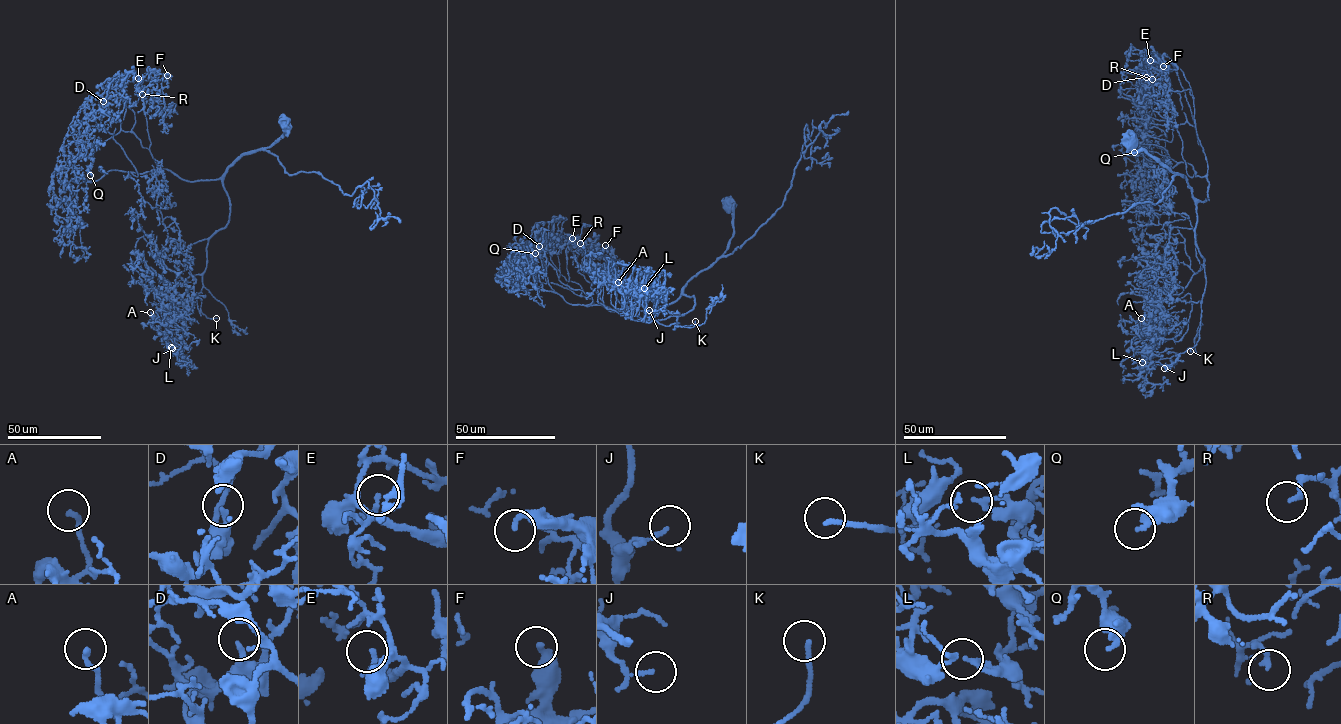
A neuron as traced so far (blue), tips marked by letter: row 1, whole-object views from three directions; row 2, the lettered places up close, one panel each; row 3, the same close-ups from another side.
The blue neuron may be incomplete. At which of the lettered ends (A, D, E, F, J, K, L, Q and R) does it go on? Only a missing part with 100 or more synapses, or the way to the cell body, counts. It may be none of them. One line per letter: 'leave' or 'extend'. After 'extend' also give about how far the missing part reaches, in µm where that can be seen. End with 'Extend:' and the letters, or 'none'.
A: extend | 40 µm
D: leave
E: leave
F: leave
J: leave
K: extend | 120 µm
L: leave
Q: leave
R: leave
Extend: A, K

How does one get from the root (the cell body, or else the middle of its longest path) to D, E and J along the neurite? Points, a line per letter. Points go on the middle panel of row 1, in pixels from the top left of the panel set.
D: (729, 208), (723, 254), (653, 311), (588, 305), (551, 265), (542, 273), (539, 246)
E: (729, 208), (723, 254), (653, 311), (605, 308), (590, 286), (607, 259), (582, 245), (579, 265), (572, 238)
J: (729, 208), (729, 246), (682, 291), (695, 299), (691, 310), (679, 324), (646, 322), (639, 290), (649, 310)

